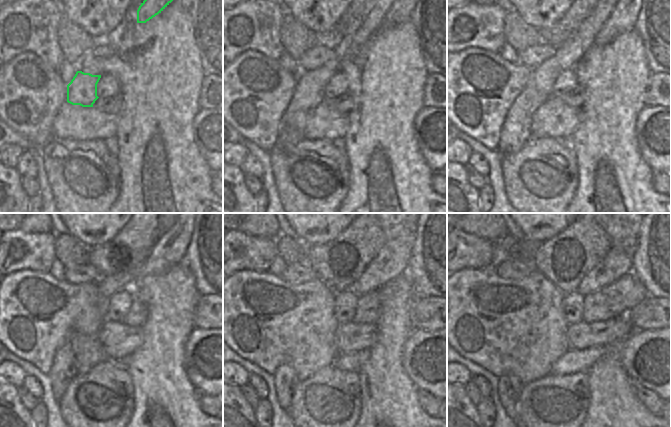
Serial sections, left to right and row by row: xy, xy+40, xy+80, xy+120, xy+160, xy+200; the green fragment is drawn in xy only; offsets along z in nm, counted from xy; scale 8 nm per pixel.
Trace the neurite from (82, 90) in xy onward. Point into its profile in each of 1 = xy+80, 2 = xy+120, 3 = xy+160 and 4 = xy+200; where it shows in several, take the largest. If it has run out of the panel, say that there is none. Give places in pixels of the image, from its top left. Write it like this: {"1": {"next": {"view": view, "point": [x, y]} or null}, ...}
{"1": {"next": {"view": "xy+80", "point": [516, 131]}}, "2": {"next": {"view": "xy+120", "point": [64, 370]}}, "3": {"next": {"view": "xy+160", "point": [286, 381]}}, "4": {"next": {"view": "xy+200", "point": [509, 387]}}}

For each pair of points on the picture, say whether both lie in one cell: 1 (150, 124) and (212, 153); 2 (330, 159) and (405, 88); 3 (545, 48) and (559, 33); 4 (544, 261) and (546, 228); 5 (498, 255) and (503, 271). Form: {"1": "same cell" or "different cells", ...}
{"1": "different cells", "2": "different cells", "3": "different cells", "4": "different cells", "5": "different cells"}

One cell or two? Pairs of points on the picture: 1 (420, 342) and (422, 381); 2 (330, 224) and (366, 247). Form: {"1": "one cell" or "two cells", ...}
{"1": "one cell", "2": "two cells"}

